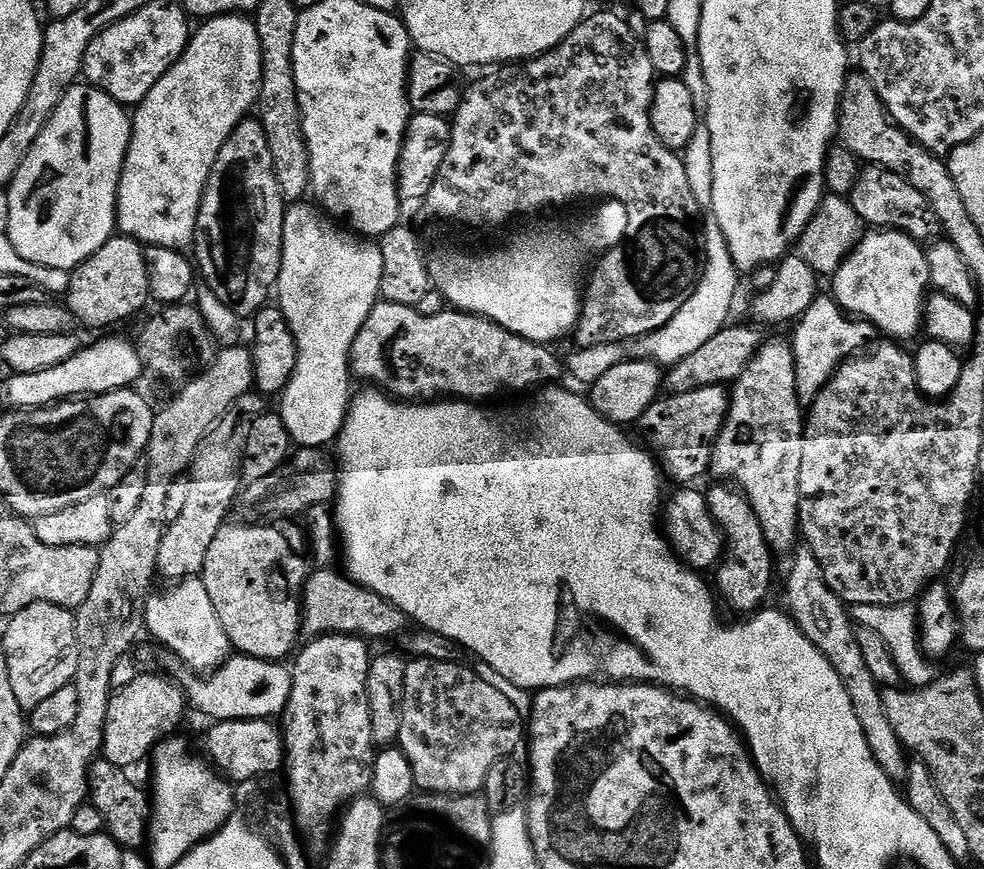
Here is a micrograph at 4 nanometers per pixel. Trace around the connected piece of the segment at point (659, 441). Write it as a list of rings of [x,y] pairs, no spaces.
[[[725,385],[702,386],[702,390],[694,390],[690,394],[661,395],[642,414],[638,429],[644,435],[643,443],[656,457],[663,475],[677,480],[677,485],[692,486],[705,475],[709,475],[712,467],[712,455],[718,434],[724,425],[728,413],[730,392]]]

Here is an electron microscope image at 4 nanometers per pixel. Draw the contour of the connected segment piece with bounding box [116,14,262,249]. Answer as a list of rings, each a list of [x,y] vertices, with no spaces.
[[[225,14],[214,16],[203,21],[200,29],[191,33],[186,50],[170,66],[170,70],[146,94],[146,98],[141,104],[135,105],[131,113],[132,121],[132,141],[128,143],[128,153],[124,159],[124,169],[120,175],[120,185],[116,195],[116,227],[123,235],[132,236],[139,240],[141,244],[148,246],[162,246],[163,248],[183,249],[184,244],[191,245],[196,239],[196,223],[198,222],[198,210],[204,197],[204,187],[208,181],[210,170],[218,158],[218,150],[222,150],[226,130],[236,128],[249,115],[248,112],[257,107],[260,98],[260,83],[262,82],[262,46],[258,42],[258,30],[255,19],[244,14]]]

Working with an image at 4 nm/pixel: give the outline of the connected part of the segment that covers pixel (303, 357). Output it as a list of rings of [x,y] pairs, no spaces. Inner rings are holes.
[[[293,203],[284,214],[284,257],[275,291],[278,296],[280,292],[278,306],[286,314],[288,325],[296,339],[298,362],[294,366],[290,382],[279,397],[278,415],[282,422],[286,422],[286,430],[293,445],[301,448],[324,448],[331,440],[333,443],[339,437],[348,416],[348,376],[350,377],[352,347],[370,310],[381,299],[382,250],[379,243],[345,230],[339,223],[329,219],[319,207],[309,204]]]

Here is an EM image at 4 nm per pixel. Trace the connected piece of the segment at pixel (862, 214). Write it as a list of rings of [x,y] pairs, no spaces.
[[[876,164],[861,167],[860,177],[850,199],[858,218],[873,229],[892,228],[895,232],[904,232],[921,242],[935,241],[941,235],[940,223],[932,213],[930,202],[926,202],[926,198],[922,198],[922,194],[918,194],[918,190],[914,190],[906,178]]]

